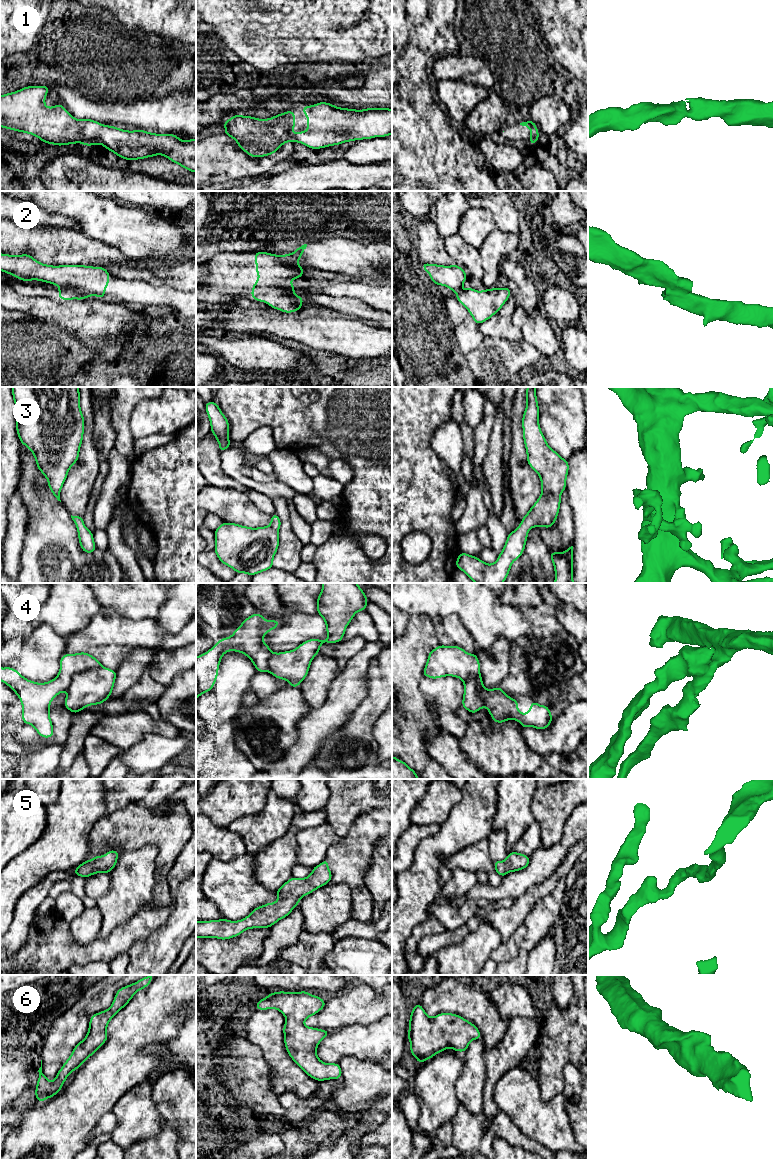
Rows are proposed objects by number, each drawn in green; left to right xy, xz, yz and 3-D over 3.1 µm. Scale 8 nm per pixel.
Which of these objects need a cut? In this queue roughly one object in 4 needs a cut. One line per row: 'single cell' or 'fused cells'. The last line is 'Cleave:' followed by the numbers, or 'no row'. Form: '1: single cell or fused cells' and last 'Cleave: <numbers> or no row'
1: single cell
2: fused cells
3: single cell
4: fused cells
5: single cell
6: single cell
Cleave: 2, 4

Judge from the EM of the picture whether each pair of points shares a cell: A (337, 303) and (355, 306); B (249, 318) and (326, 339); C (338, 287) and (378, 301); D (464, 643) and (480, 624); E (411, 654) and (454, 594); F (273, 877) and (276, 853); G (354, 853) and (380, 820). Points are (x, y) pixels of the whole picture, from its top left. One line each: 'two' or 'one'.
A: one
B: one
C: one
D: two
E: two
F: one
G: one

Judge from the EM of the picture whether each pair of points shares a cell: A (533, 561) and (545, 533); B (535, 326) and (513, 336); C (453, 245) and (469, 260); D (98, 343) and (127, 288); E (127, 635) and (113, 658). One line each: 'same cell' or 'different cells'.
A: different cells
B: different cells
C: same cell
D: different cells
E: same cell

